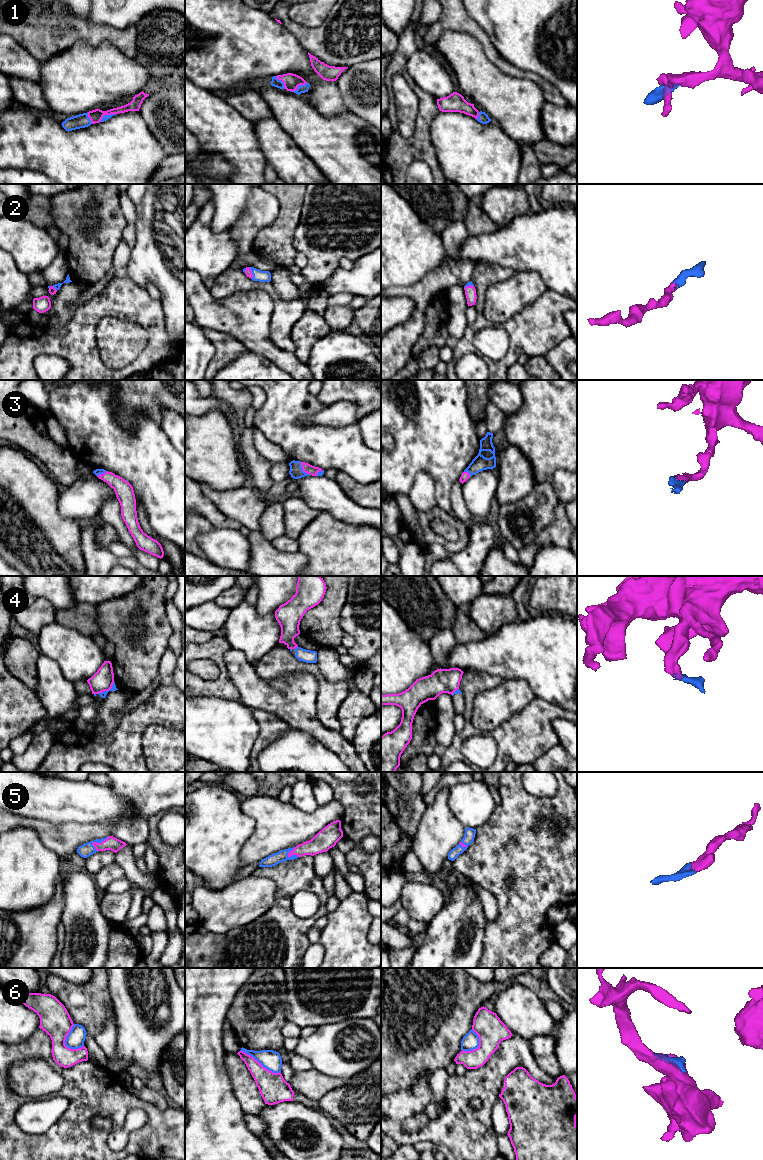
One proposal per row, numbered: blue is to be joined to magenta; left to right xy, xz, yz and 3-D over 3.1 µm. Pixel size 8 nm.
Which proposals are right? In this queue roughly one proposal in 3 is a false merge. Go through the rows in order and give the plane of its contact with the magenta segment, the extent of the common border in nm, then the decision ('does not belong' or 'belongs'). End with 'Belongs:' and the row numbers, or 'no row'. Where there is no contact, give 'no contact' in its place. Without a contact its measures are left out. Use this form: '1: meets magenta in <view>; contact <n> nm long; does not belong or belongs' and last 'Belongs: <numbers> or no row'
1: meets magenta in xz; contact 150 nm long; belongs
2: meets magenta in xz; contact 100 nm long; belongs
3: meets magenta in xz; contact 130 nm long; belongs
4: meets magenta in xy; contact 160 nm long; does not belong
5: meets magenta in xy; contact 160 nm long; belongs
6: meets magenta in xz; contact 380 nm long; does not belong
Belongs: 1, 2, 3, 5

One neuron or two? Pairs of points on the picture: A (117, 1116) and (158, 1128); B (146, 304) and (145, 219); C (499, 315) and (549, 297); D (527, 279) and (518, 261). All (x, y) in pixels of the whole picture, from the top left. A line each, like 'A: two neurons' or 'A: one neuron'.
A: one neuron
B: two neurons
C: two neurons
D: two neurons

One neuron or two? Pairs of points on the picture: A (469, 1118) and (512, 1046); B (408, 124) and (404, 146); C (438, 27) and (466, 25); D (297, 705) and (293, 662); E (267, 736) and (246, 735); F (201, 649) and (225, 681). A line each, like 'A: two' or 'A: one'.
A: one
B: two
C: one
D: two
E: two
F: one

